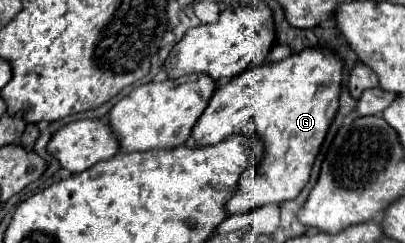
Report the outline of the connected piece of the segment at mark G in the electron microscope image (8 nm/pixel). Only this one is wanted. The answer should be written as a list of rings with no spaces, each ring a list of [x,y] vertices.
[[[304,49],[296,55],[286,57],[280,63],[262,63],[258,67],[246,69],[238,77],[230,79],[224,87],[218,87],[196,121],[190,139],[196,147],[216,145],[228,137],[236,135],[256,135],[262,141],[262,159],[256,167],[250,167],[248,173],[242,175],[240,187],[236,195],[226,203],[228,215],[248,213],[256,207],[264,205],[280,205],[284,201],[292,201],[298,197],[302,187],[310,179],[312,163],[318,155],[318,149],[326,137],[326,131],[338,111],[338,95],[340,95],[340,81],[342,81],[342,61],[332,51],[324,49]]]

